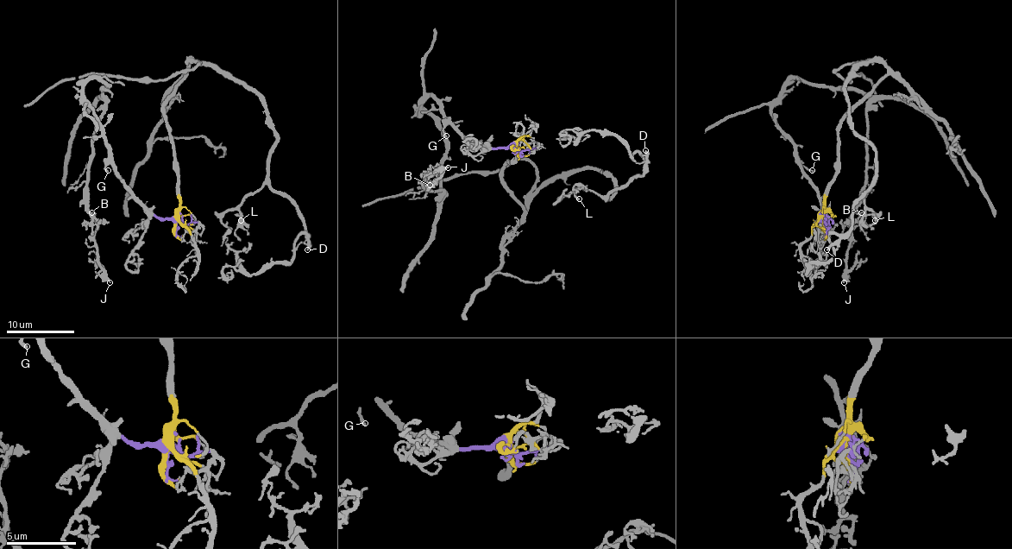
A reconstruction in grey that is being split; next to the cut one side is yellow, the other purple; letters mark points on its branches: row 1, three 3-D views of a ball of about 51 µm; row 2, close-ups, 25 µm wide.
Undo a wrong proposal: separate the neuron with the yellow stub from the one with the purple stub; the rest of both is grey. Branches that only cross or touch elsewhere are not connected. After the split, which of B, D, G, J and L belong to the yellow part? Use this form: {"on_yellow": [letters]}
{"on_yellow": ["D", "L"]}

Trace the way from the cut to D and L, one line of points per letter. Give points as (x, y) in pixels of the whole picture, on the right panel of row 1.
D: (822, 218), (838, 124), (883, 63), (846, 80), (876, 183), (826, 249)
L: (822, 218), (838, 124), (888, 72), (877, 61), (845, 96), (876, 152), (876, 220)

